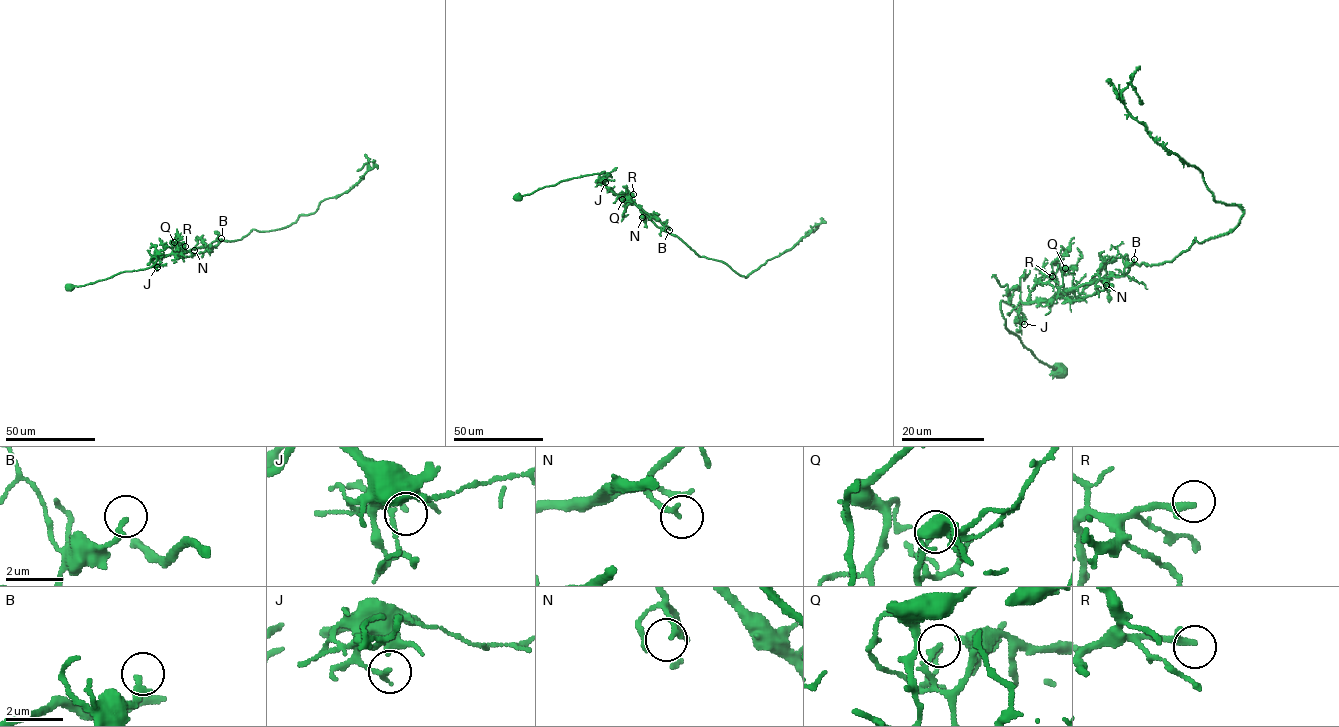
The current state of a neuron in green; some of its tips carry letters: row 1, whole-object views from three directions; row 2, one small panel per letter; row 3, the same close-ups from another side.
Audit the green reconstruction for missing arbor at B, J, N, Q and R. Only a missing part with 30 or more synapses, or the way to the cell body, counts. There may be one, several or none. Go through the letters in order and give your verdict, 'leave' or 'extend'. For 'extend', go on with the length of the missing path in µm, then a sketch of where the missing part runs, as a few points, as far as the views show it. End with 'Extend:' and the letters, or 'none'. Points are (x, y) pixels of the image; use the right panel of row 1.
B: leave
J: leave
N: leave
Q: leave
R: extend; missing 30 µm; course (1052, 276), (1080, 275), (1095, 260), (1104, 242)
Extend: R

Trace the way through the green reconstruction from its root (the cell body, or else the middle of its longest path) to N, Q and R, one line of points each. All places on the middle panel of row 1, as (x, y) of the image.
N: (518, 197), (563, 181), (604, 171), (598, 179), (618, 195), (630, 199), (642, 217)
Q: (518, 197), (563, 181), (604, 171), (598, 179), (623, 196), (622, 199)
R: (518, 197), (563, 181), (604, 171), (598, 179), (612, 191), (622, 196), (633, 194)

